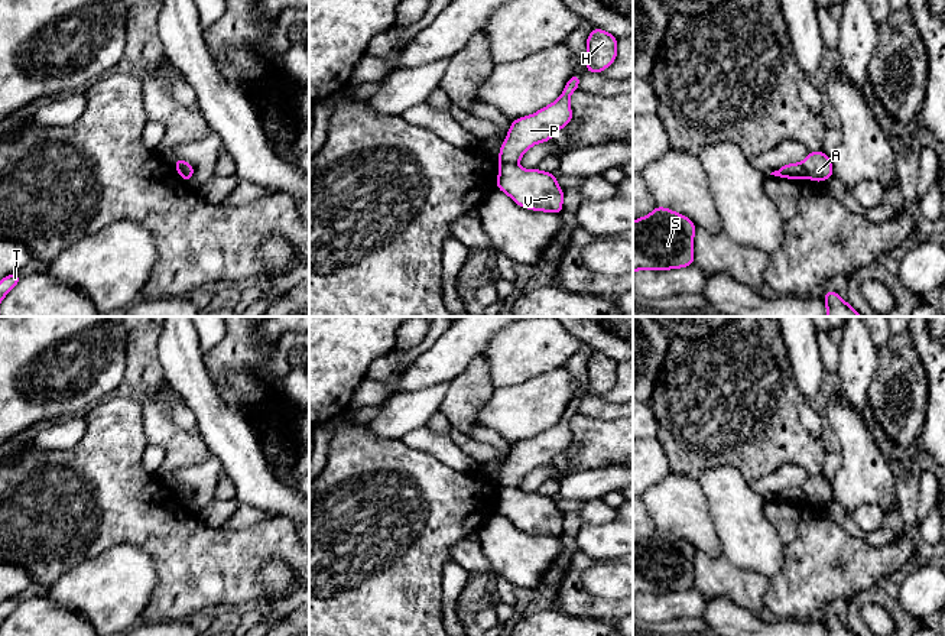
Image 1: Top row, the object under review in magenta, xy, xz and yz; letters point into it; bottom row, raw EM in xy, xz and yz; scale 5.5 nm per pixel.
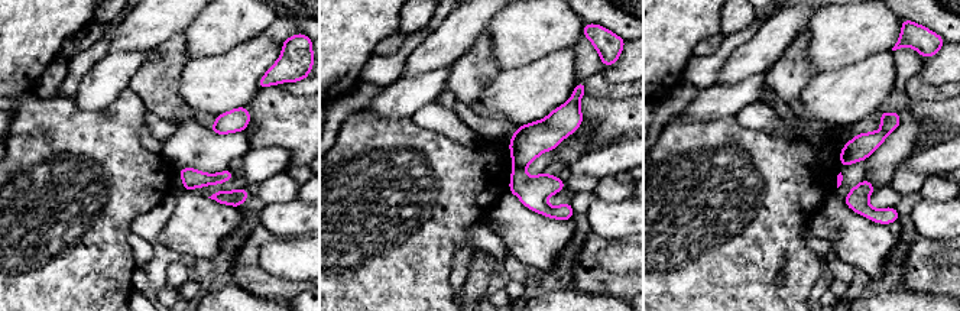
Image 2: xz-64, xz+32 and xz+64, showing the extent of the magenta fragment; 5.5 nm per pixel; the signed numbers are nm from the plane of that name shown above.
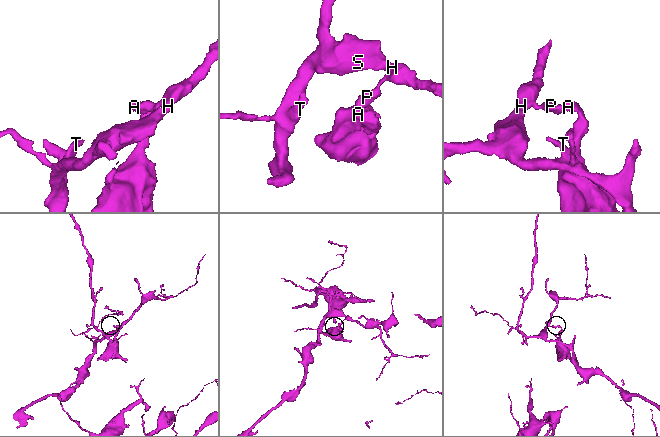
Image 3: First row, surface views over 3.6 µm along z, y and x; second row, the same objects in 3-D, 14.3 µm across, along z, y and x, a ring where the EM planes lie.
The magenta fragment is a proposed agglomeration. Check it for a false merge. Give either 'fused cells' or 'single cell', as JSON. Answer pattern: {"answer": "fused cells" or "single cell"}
{"answer": "fused cells"}

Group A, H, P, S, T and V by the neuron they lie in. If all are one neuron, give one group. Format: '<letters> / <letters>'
A V / H P S T

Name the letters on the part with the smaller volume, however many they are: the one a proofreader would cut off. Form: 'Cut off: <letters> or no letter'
Cut off: A, V

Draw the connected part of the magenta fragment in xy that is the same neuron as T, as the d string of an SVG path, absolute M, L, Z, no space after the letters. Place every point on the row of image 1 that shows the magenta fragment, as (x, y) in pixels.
M19 273L9 275L0 280L0 302L20 282Z

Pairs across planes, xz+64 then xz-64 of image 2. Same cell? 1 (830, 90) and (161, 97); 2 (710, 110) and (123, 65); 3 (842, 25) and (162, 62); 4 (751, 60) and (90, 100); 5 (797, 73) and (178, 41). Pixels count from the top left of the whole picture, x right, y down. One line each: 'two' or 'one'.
1: two
2: one
3: two
4: two
5: one

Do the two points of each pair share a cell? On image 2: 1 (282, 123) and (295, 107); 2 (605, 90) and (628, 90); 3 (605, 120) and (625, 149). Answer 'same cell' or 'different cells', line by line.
1: same cell
2: same cell
3: different cells

